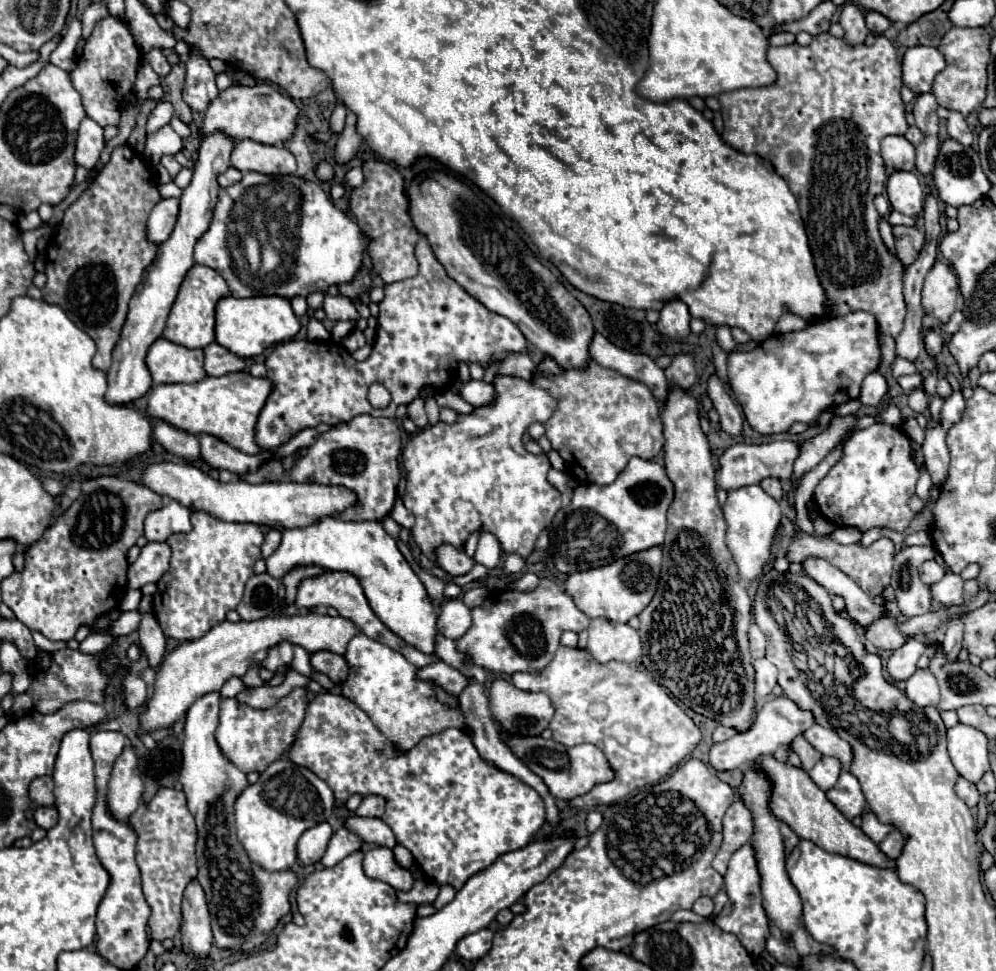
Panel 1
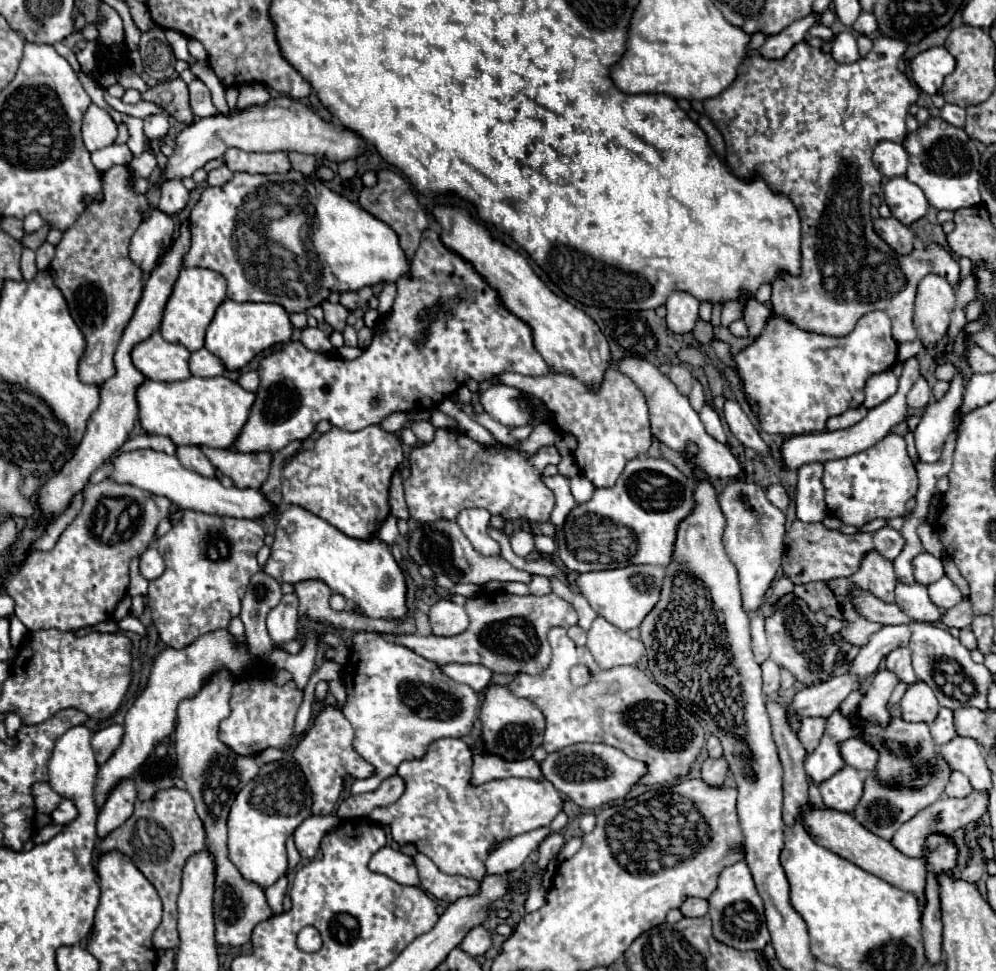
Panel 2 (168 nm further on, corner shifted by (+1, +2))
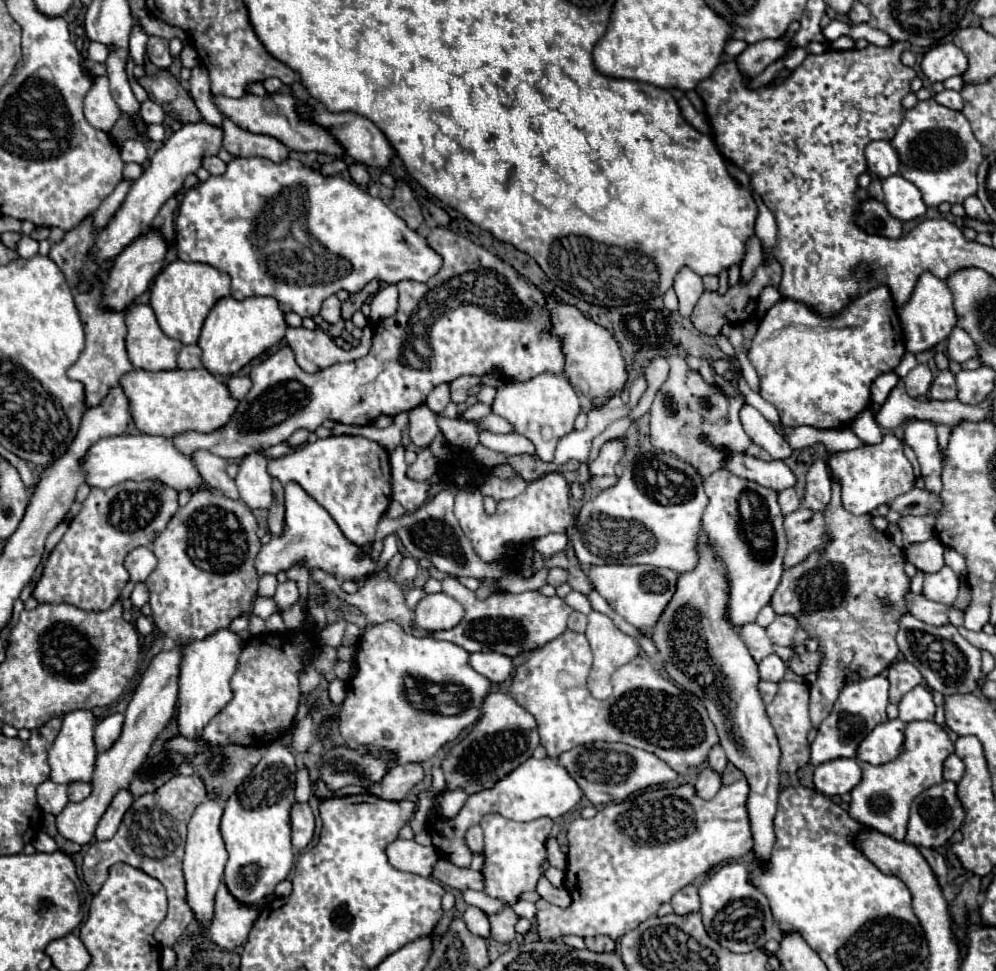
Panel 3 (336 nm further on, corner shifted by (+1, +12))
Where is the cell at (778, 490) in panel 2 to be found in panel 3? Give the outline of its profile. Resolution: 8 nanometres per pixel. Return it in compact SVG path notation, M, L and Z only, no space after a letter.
M786 488L786 490L778 492L778 504L784 514L794 512L800 506L800 500L798 500L798 494L794 492L794 488Z

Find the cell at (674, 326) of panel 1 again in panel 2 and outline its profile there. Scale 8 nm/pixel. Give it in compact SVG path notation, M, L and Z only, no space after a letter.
M672 292L666 308L666 324L674 334L688 334L692 332L696 320L698 320L698 306L700 300L696 300L692 294L688 292Z

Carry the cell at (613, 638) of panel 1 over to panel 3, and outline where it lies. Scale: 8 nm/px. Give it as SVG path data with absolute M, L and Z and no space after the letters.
M592 610L592 612L588 614L586 638L588 638L590 648L592 648L592 652L594 652L594 664L592 664L592 672L590 672L590 678L588 678L588 690L594 694L594 698L606 700L606 698L612 694L612 684L610 684L612 672L614 672L618 666L622 666L622 664L630 662L632 658L636 658L640 646L638 646L636 638L632 638L632 636L624 634L622 630L618 630L618 628L614 626L614 622L612 622L606 614L596 612L596 610Z

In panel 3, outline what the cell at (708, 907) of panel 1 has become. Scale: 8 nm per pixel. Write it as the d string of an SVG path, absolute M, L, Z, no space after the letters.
M686 886L680 892L674 894L670 900L672 908L676 914L690 914L700 910L700 898L698 898L698 888L696 886Z

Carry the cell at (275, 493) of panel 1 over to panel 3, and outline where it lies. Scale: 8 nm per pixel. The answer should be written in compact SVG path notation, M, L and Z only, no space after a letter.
M124 434L124 436L112 436L112 438L98 440L88 450L84 458L84 468L86 468L88 486L96 486L96 488L110 488L126 480L158 480L178 492L184 492L184 490L196 492L198 488L204 488L208 492L218 492L202 480L192 460L184 456L166 436L152 436L152 434L128 436Z

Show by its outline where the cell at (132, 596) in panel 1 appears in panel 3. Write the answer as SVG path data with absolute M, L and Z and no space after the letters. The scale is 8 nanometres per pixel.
M138 582L136 588L132 590L130 600L132 600L132 604L134 604L136 608L142 608L142 606L148 602L148 588L146 588L142 582Z

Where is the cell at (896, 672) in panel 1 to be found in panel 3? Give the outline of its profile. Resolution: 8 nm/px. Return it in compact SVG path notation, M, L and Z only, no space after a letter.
M878 674L874 678L860 680L858 684L846 686L840 692L840 696L838 696L832 712L828 714L828 718L818 728L816 740L810 746L810 764L818 766L818 764L824 764L824 762L830 762L830 760L836 760L836 758L854 758L856 746L860 744L860 740L874 726L888 720L888 716L886 716L888 688L890 688L890 682L882 674Z

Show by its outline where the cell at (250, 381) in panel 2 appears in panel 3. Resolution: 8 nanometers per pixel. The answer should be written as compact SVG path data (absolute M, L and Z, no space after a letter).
M234 374L234 376L230 376L230 380L228 380L228 388L230 388L232 396L234 396L234 398L238 398L238 400L242 400L242 398L248 394L250 386L252 386L252 382L250 382L250 378L248 378L248 376Z

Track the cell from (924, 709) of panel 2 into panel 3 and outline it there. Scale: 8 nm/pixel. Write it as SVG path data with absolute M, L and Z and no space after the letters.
M924 684L914 686L914 690L906 692L904 698L898 704L900 710L900 720L902 722L912 722L912 720L934 720L934 698L930 690Z

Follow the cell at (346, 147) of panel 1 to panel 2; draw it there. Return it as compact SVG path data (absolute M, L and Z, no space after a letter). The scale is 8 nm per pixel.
M346 160L346 162L340 162L338 164L338 174L344 182L352 180L356 176L356 160Z

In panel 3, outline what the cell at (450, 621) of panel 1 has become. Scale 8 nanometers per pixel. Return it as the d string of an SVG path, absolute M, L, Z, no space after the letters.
M442 592L440 594L426 594L418 602L414 614L416 614L414 626L422 628L426 632L454 628L464 618L462 604Z

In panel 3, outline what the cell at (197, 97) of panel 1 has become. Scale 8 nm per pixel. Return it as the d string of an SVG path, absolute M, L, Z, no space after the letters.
M204 66L192 68L192 78L190 78L190 96L194 98L194 104L198 106L202 118L208 124L222 126L222 114L214 102L214 96L210 92L210 76Z

